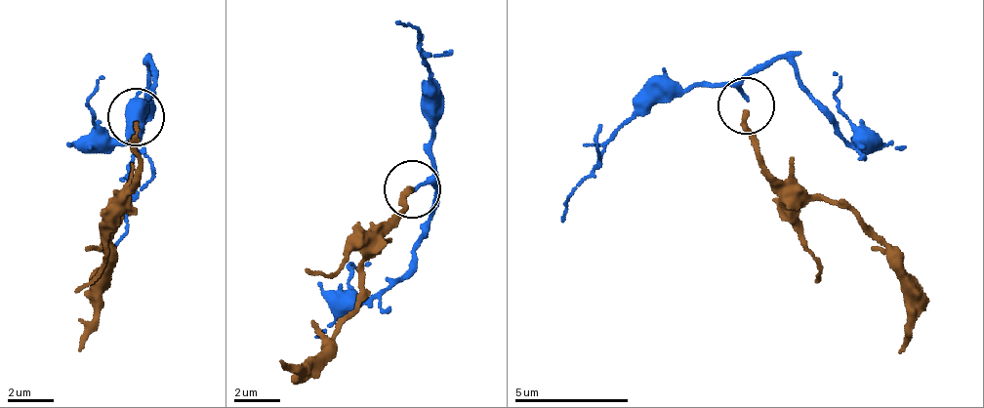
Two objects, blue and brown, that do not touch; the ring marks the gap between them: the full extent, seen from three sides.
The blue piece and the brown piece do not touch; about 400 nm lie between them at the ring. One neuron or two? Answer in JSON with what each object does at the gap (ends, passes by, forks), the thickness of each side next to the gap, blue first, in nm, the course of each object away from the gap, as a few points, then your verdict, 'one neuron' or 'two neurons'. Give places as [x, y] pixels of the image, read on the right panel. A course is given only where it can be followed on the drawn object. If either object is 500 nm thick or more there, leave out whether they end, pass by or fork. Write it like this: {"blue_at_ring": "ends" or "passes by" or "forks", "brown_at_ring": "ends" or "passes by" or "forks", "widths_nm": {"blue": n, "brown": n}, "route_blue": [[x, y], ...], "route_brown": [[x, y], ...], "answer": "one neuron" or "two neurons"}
{"blue_at_ring": "ends", "brown_at_ring": "ends", "widths_nm": {"blue": 130, "brown": 220}, "route_blue": [[747, 102], [744, 82], [785, 60], [820, 110], [854, 141], [848, 119], [838, 107], [836, 69]], "route_brown": [[747, 108], [763, 165], [815, 196], [843, 202], [885, 252], [906, 295], [906, 335], [898, 354]], "answer": "two neurons"}

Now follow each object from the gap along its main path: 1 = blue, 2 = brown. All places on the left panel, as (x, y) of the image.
1: (136, 114), (152, 92), (149, 63), (150, 109), (122, 139), (92, 122), (89, 112), (101, 73)
2: (136, 119), (139, 174), (114, 200), (119, 202), (97, 290), (97, 329), (78, 352)

